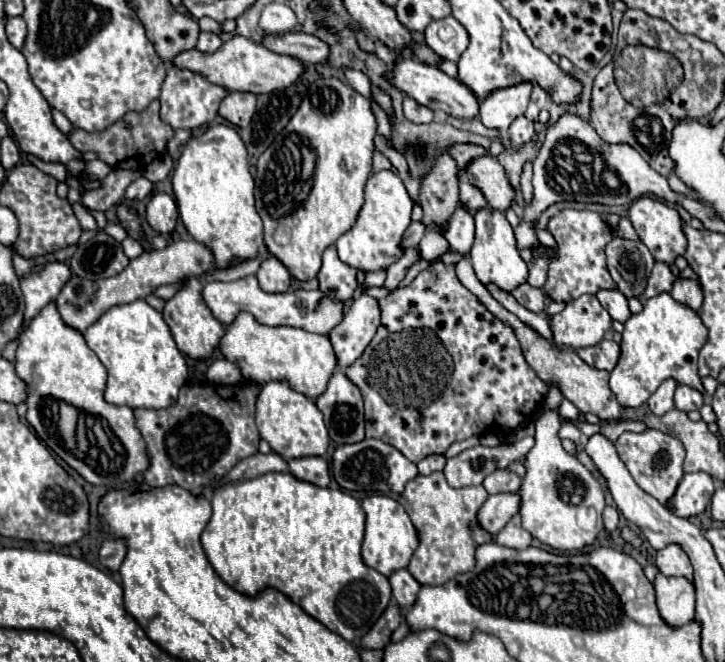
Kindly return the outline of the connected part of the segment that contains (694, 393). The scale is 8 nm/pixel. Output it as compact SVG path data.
M677 386L675 390L675 408L689 412L689 410L699 410L703 406L705 398L699 390L693 390L691 386Z

